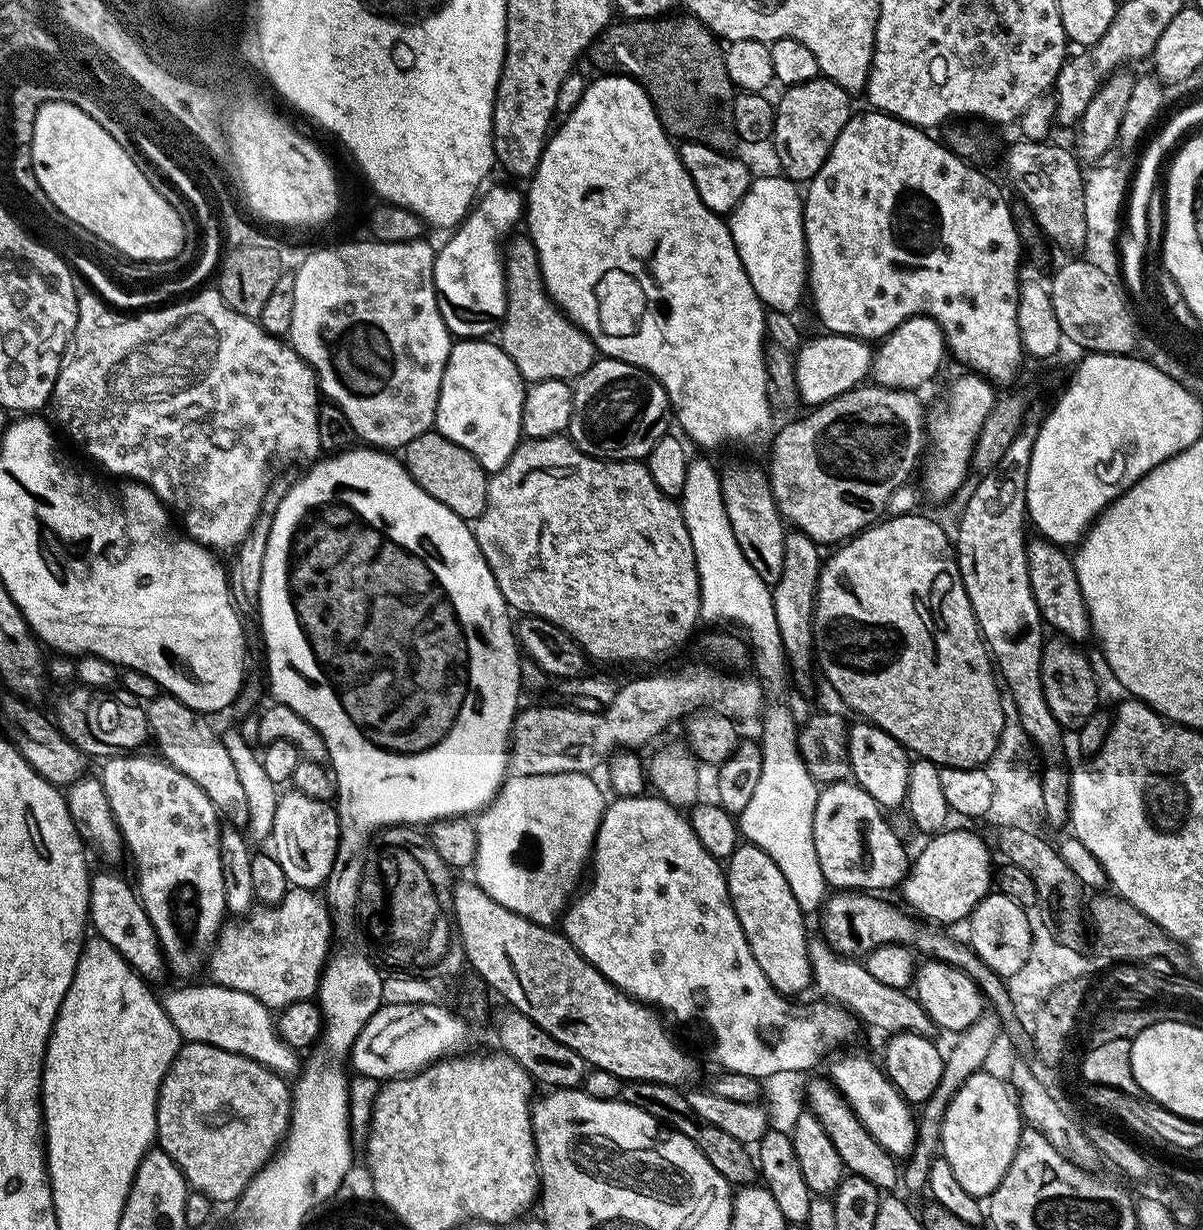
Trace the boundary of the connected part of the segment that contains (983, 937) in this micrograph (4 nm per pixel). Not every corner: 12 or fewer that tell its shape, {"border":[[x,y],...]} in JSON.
{"border":[[999,890],[976,903],[967,943],[994,974],[1030,954],[1025,908]]}

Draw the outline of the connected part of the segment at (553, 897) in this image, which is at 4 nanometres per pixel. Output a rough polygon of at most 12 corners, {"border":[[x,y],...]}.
{"border":[[586,772],[512,774],[474,820],[474,880],[552,926],[606,799]]}

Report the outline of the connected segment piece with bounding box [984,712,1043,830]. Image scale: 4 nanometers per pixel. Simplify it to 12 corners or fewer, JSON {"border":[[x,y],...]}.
{"border":[[1007,713],[986,765],[995,794],[992,828],[1034,830],[1040,781],[1011,764],[1027,743]]}

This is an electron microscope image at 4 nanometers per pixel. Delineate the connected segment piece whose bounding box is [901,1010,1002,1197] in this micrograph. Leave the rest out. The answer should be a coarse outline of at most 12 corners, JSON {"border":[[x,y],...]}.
{"border":[[985,1011],[957,1035],[942,1078],[919,1111],[901,1171],[909,1197],[925,1193],[946,1106],[985,1067],[1002,1025]]}

